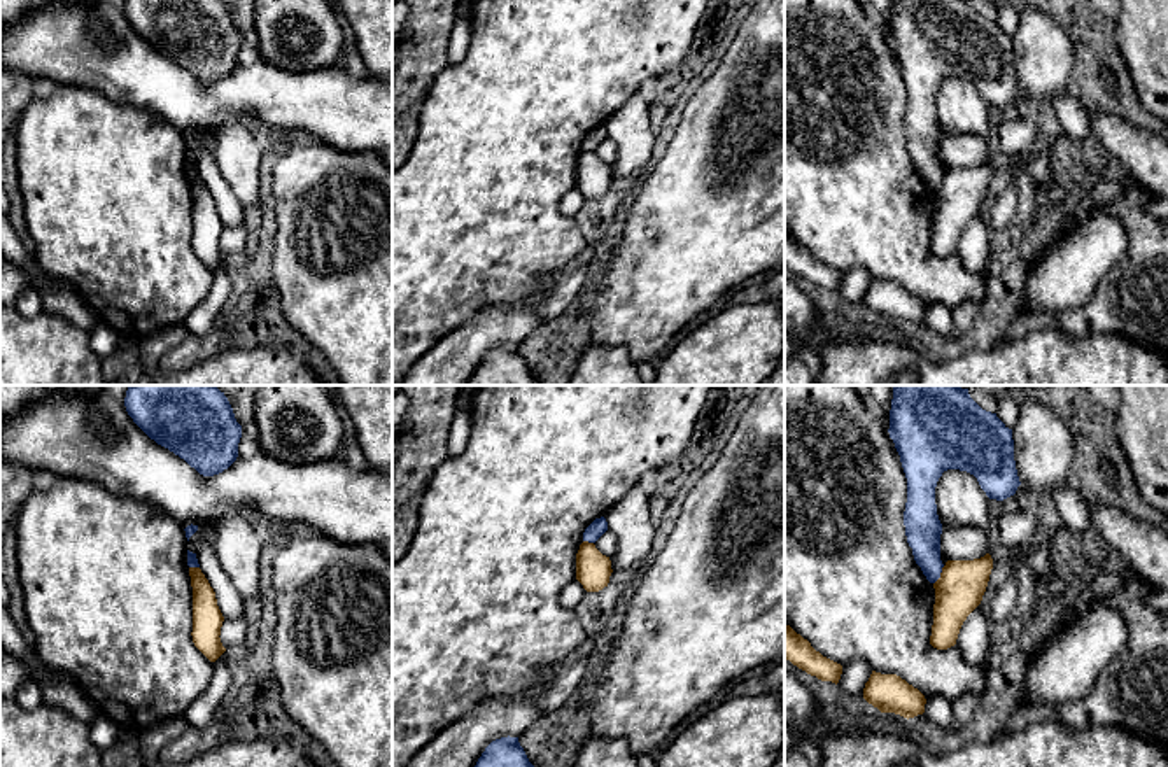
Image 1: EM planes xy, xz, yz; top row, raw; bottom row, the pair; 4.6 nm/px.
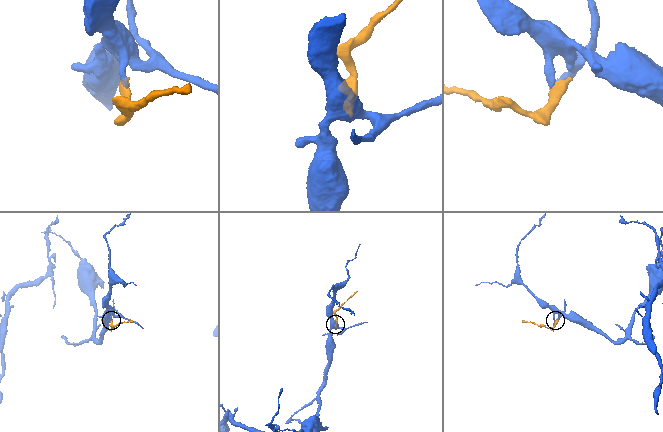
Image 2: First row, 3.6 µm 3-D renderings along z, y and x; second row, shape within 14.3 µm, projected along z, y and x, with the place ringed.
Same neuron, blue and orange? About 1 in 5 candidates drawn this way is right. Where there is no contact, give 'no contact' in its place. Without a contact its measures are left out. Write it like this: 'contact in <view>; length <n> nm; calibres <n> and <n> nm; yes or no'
contact in yz; length 100 nm; calibres 170 and 220 nm; no

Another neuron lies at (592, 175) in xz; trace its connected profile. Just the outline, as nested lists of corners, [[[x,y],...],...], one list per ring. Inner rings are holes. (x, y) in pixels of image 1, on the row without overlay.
[[[583,149],[576,161],[576,187],[587,200],[599,200],[609,191],[611,168],[594,151]]]

